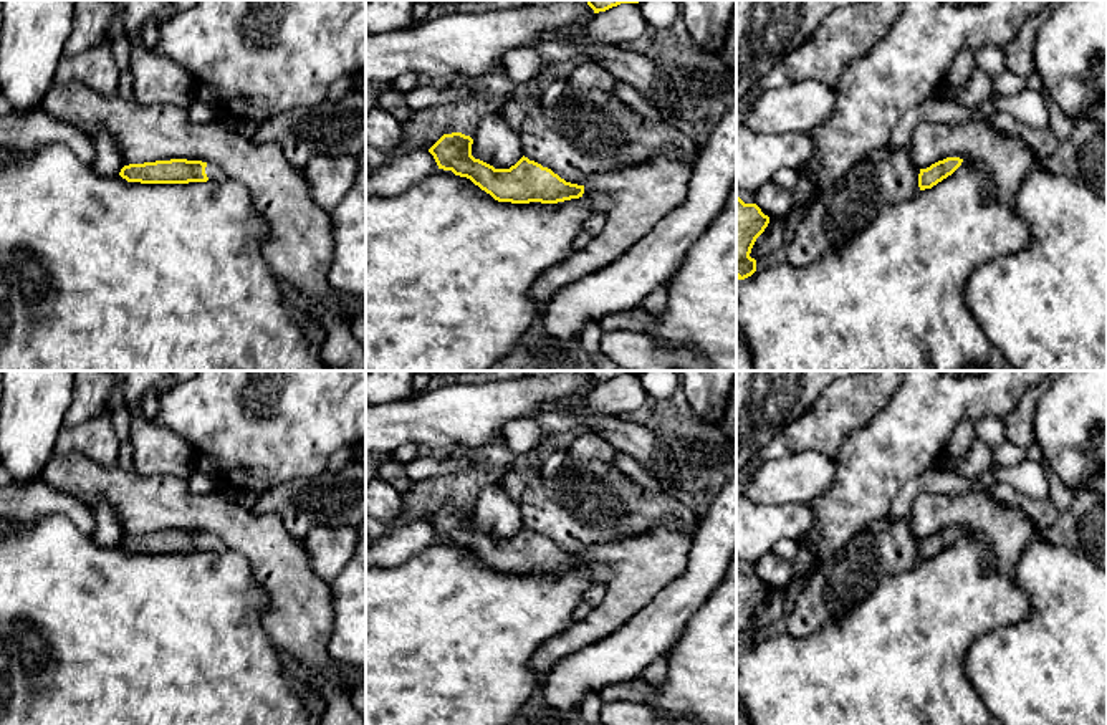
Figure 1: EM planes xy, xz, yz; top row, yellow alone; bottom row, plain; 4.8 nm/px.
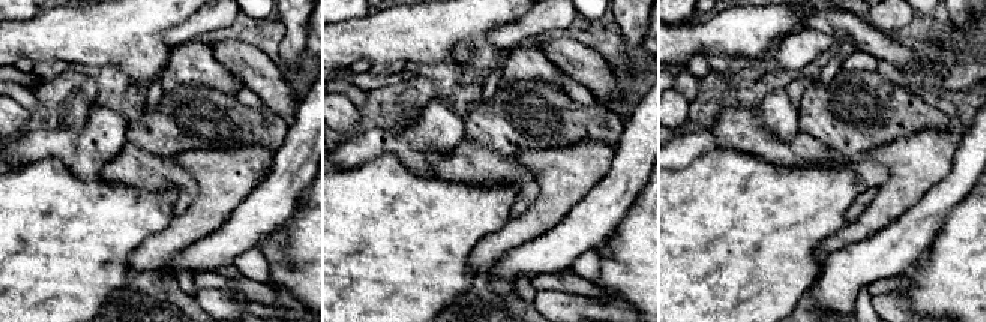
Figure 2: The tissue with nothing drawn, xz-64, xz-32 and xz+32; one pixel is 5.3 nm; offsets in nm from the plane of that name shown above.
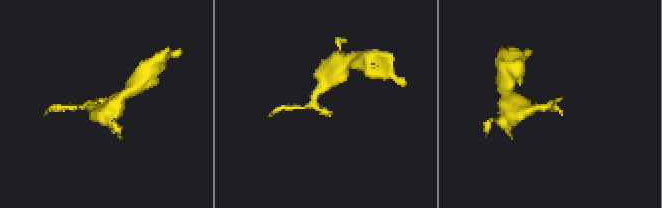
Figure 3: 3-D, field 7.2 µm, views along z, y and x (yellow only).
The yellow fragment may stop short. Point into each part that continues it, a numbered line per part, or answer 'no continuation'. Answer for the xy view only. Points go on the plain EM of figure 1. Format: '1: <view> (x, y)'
1: xy (214, 543)

